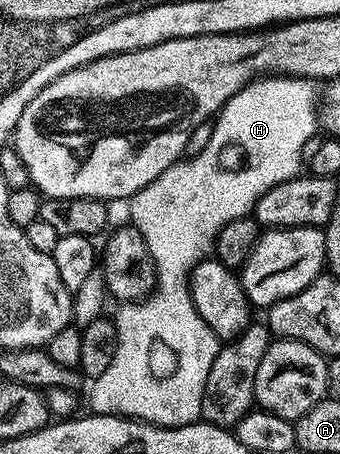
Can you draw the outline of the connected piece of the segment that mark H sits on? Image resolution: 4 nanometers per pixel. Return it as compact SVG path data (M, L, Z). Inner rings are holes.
M269 75L264 79L258 79L252 81L249 85L244 85L217 114L213 121L211 143L207 143L207 147L203 147L203 151L199 151L199 155L185 157L176 161L171 167L167 167L167 171L163 171L163 175L159 175L154 181L147 183L147 187L143 187L135 196L128 198L128 220L141 232L149 248L149 254L153 256L153 264L157 266L157 284L153 292L145 300L130 301L118 308L121 310L118 311L117 317L115 316L117 326L115 359L111 359L111 367L107 367L107 371L103 371L103 375L92 378L91 381L93 390L89 393L89 405L93 408L90 410L94 414L102 417L120 415L144 421L151 425L159 425L166 429L174 429L180 425L192 425L202 420L201 400L203 399L203 387L207 383L207 374L211 372L211 363L215 363L217 352L221 350L222 342L217 340L217 337L211 331L211 327L207 327L207 323L203 321L203 315L199 315L199 311L193 302L193 295L189 290L189 280L193 276L193 269L214 252L219 231L223 231L223 227L227 223L231 223L240 217L250 216L256 210L259 199L263 195L267 195L267 191L271 191L271 187L275 187L284 181L290 181L291 178L298 176L302 172L303 143L307 143L307 139L314 137L319 129L319 101L315 96L315 89L313 93L313 88L315 88L315 85L312 80L303 77L282 77L280 75Z

